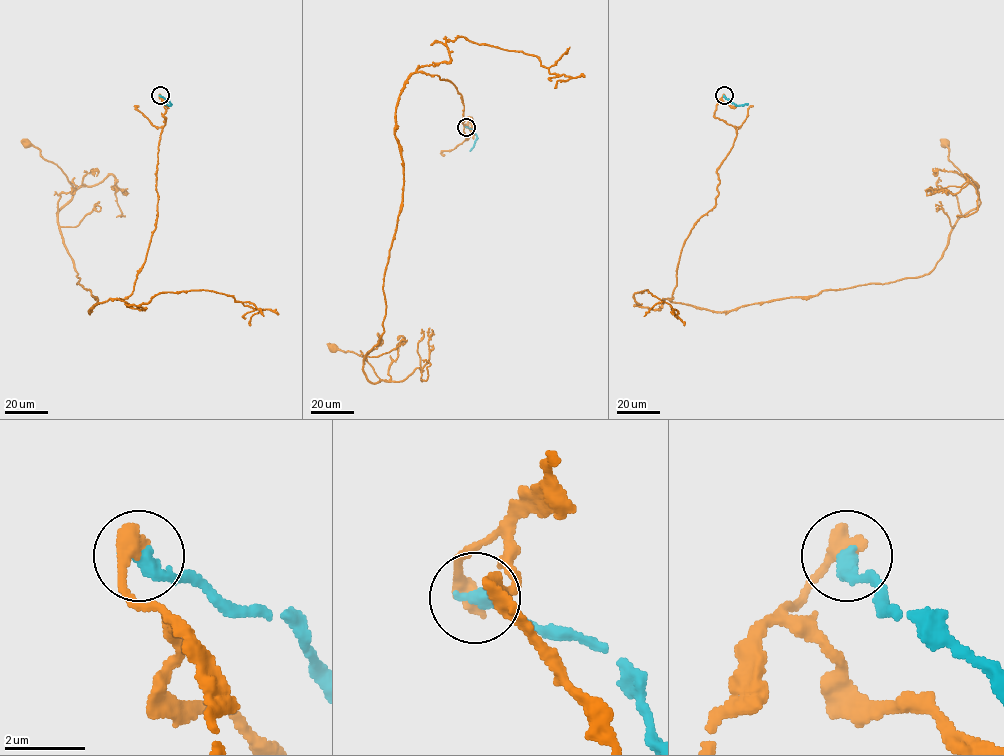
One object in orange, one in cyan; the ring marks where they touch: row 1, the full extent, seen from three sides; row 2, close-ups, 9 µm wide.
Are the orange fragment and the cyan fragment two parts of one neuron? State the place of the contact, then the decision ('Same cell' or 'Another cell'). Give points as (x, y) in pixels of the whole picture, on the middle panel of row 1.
Place: (466, 127). Another cell

